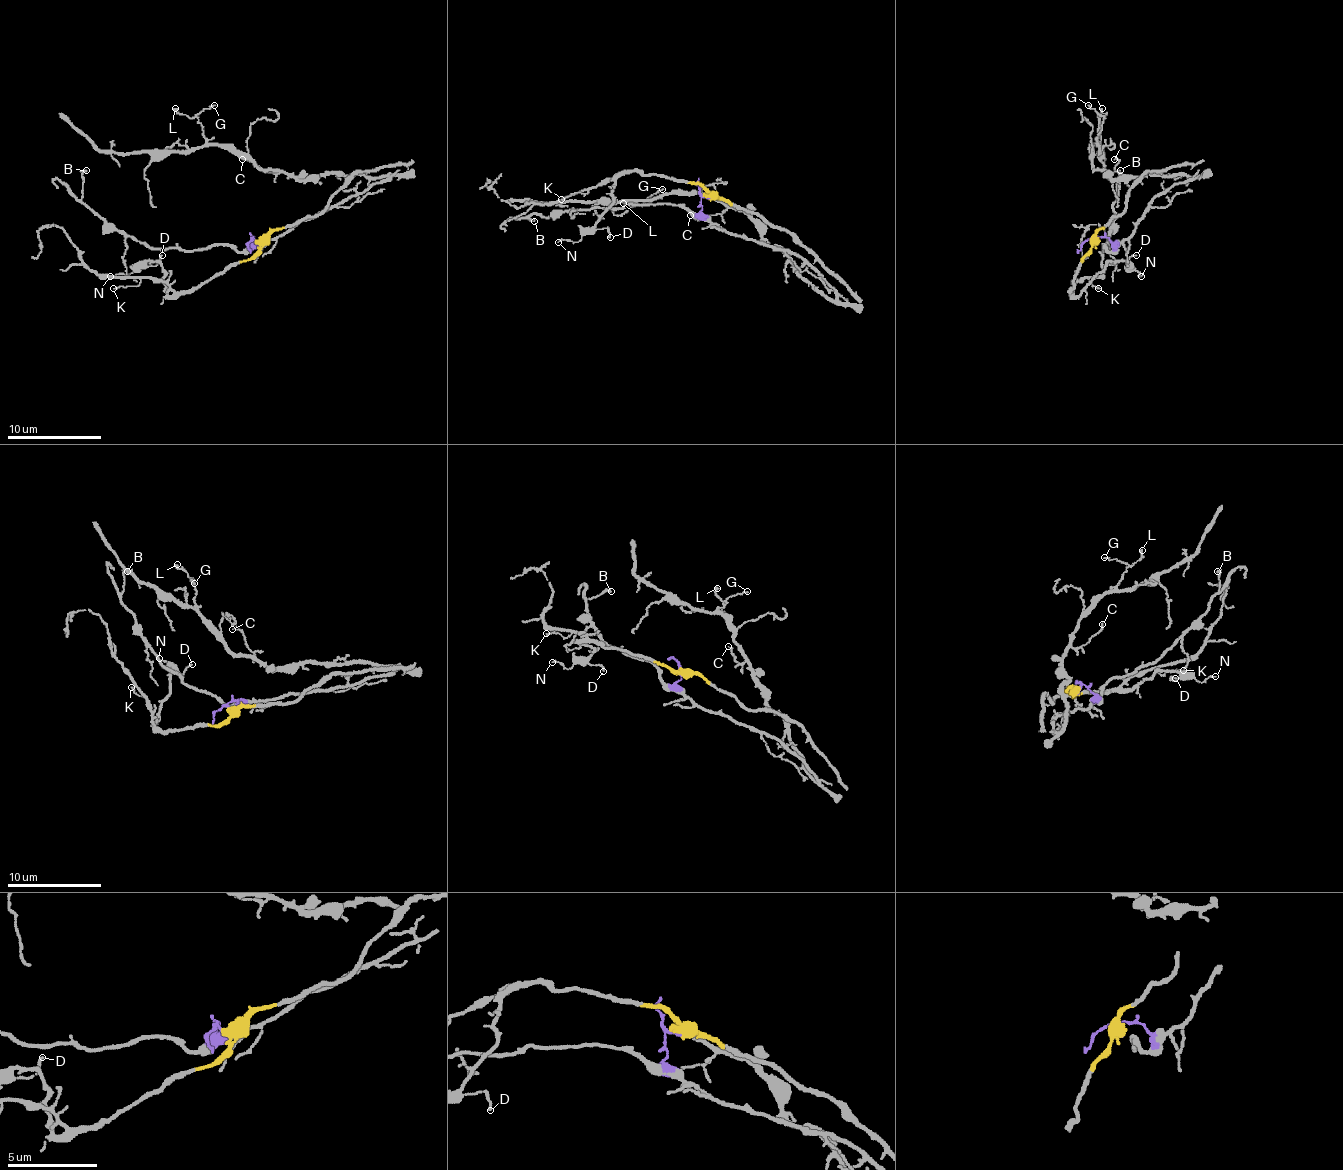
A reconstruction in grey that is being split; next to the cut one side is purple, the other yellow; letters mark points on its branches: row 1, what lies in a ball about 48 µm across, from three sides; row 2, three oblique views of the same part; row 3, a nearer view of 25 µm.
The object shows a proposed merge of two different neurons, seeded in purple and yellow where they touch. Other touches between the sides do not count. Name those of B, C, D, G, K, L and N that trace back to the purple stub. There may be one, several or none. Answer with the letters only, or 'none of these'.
B, C, G, L

